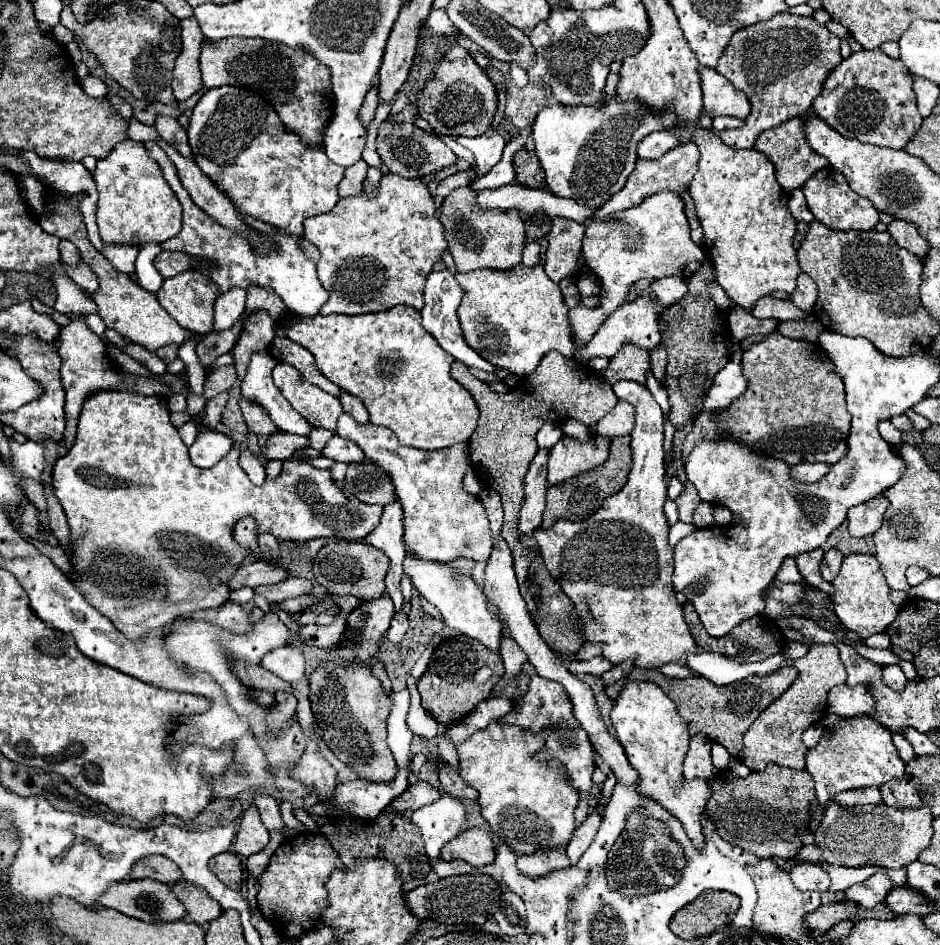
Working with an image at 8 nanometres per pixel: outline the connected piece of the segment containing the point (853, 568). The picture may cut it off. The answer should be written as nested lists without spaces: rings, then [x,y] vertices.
[[[853,553],[843,559],[843,567],[833,581],[835,593],[831,595],[831,599],[835,603],[835,615],[849,631],[857,633],[861,639],[869,639],[875,633],[883,633],[899,613],[899,607],[889,599],[891,589],[879,569],[881,567],[875,555]]]

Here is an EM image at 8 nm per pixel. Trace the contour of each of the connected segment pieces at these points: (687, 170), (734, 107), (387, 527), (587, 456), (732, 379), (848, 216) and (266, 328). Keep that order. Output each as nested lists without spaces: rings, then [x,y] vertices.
[[[685,143],[685,145],[679,145],[671,151],[667,151],[665,155],[657,157],[657,159],[639,159],[635,163],[635,169],[633,173],[627,177],[627,183],[625,187],[615,193],[589,221],[585,221],[585,225],[589,225],[593,219],[609,219],[611,213],[615,211],[623,211],[623,209],[629,209],[629,207],[635,207],[639,205],[645,197],[649,195],[655,195],[655,193],[661,193],[661,191],[673,191],[673,193],[685,193],[691,179],[693,179],[693,173],[697,171],[697,161],[699,161],[699,149],[695,143]]]
[[[701,67],[699,75],[701,75],[701,87],[703,87],[703,107],[711,119],[715,117],[747,119],[751,105],[745,93],[735,89],[731,81],[727,81],[715,69]]]
[[[399,501],[385,507],[381,523],[377,529],[365,537],[365,543],[375,545],[389,557],[389,571],[385,577],[387,595],[395,603],[395,611],[401,611],[403,607],[403,595],[401,595],[401,577],[403,577],[403,559],[405,559],[405,543],[403,543],[403,511]]]
[[[593,435],[591,441],[581,443],[571,437],[561,437],[561,441],[549,453],[549,485],[559,485],[577,473],[585,473],[603,465],[609,457],[609,439]]]
[[[733,353],[729,363],[715,375],[713,387],[705,397],[703,411],[727,407],[735,397],[739,397],[745,391],[745,387],[747,387],[747,381],[741,373],[741,353]]]
[[[825,167],[819,173],[815,173],[811,179],[807,179],[807,183],[801,189],[805,193],[807,207],[815,215],[815,219],[835,231],[871,231],[879,223],[879,211],[873,207],[873,203],[857,195],[849,187],[845,177],[833,167]]]
[[[251,311],[249,315],[243,317],[243,331],[233,347],[235,367],[241,381],[245,379],[253,349],[267,349],[269,343],[273,341],[275,337],[273,327],[275,327],[275,321],[267,311]]]

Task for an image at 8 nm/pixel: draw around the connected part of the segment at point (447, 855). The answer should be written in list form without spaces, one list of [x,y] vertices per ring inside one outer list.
[[[479,827],[467,829],[441,847],[441,859],[443,861],[463,859],[475,867],[483,867],[495,861],[495,845],[487,831]]]

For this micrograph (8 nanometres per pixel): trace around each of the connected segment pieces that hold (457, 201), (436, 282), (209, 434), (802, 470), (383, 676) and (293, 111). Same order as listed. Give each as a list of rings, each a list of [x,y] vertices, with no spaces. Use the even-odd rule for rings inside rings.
[[[465,185],[451,191],[441,205],[439,221],[445,229],[445,239],[457,271],[467,273],[481,267],[507,271],[515,267],[521,263],[521,251],[525,247],[525,221],[521,213],[515,209],[477,209],[473,197],[477,197],[477,191],[471,185]]]
[[[449,269],[431,271],[425,281],[425,307],[421,309],[423,321],[459,321],[457,307],[463,289],[457,285]]]
[[[207,429],[207,431],[201,431],[195,443],[189,447],[189,457],[197,467],[209,469],[217,461],[221,461],[231,447],[233,447],[233,441],[225,433]]]
[[[801,463],[791,467],[791,477],[793,481],[801,481],[801,483],[815,483],[827,471],[829,471],[829,465],[825,463]]]
[[[373,661],[371,663],[371,671],[373,671],[373,675],[381,681],[381,685],[383,685],[383,689],[389,693],[391,691],[391,681],[389,681],[389,677],[387,677],[387,673],[385,673],[385,665],[383,665],[383,661]]]
[[[229,37],[205,43],[199,63],[205,89],[235,85],[257,91],[273,105],[289,133],[297,133],[301,143],[309,149],[323,149],[325,125],[333,117],[333,89],[329,67],[321,65],[321,61],[317,61],[313,55],[273,41]]]

